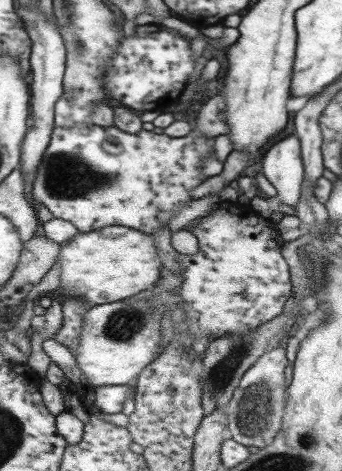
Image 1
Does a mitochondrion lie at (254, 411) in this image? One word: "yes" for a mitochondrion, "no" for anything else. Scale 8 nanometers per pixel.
yes

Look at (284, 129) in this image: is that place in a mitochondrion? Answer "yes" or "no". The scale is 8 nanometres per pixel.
no

